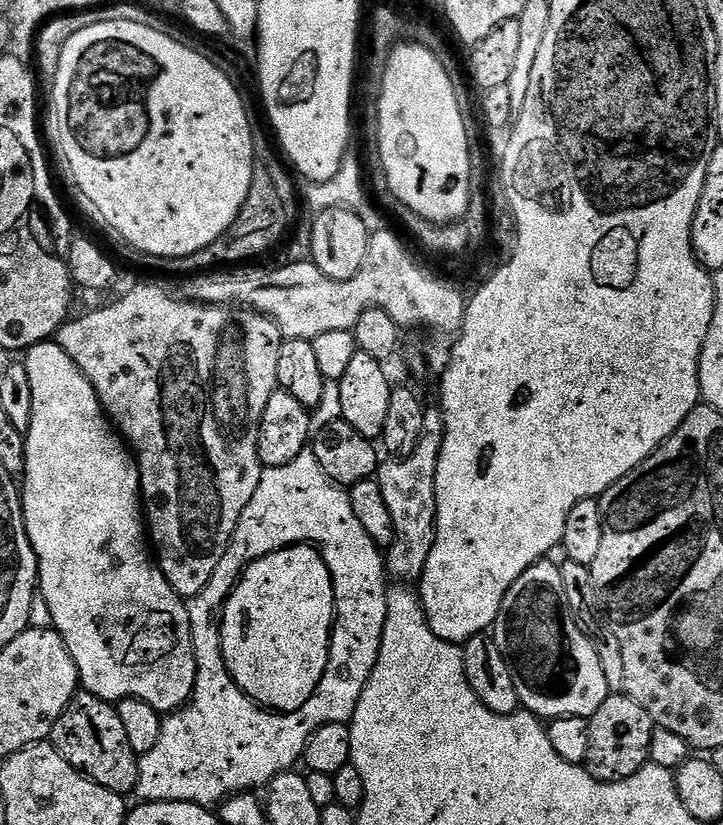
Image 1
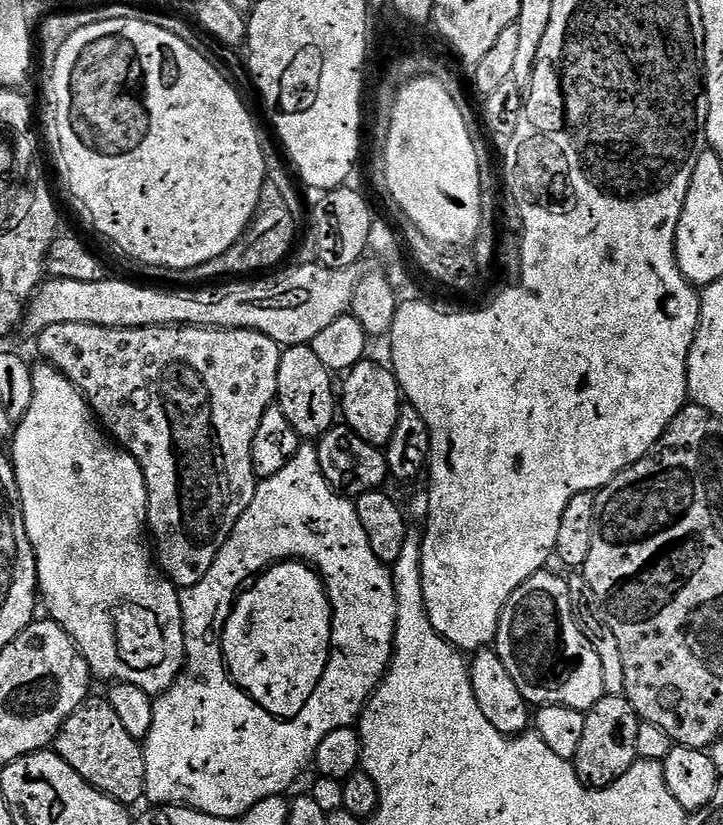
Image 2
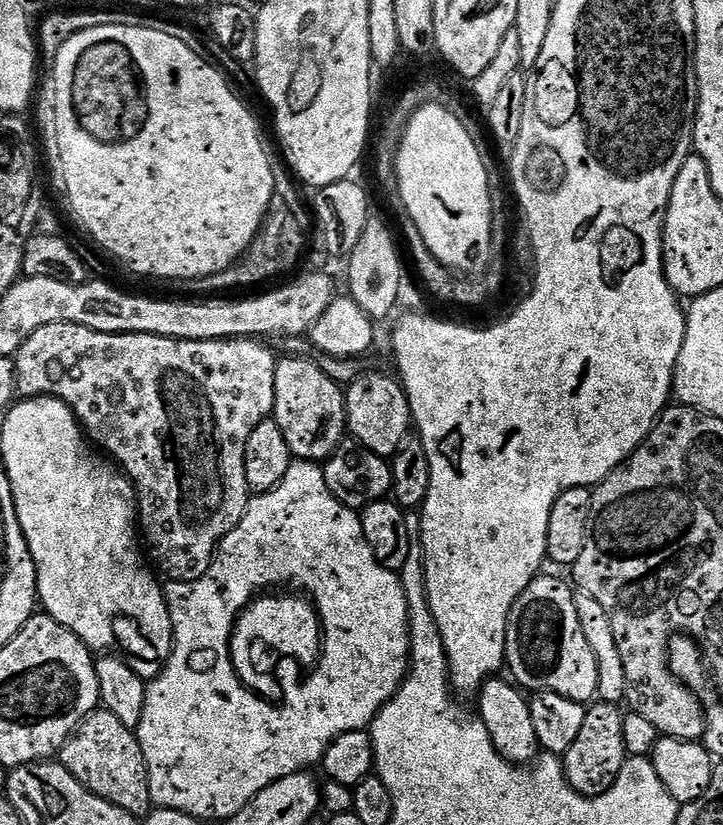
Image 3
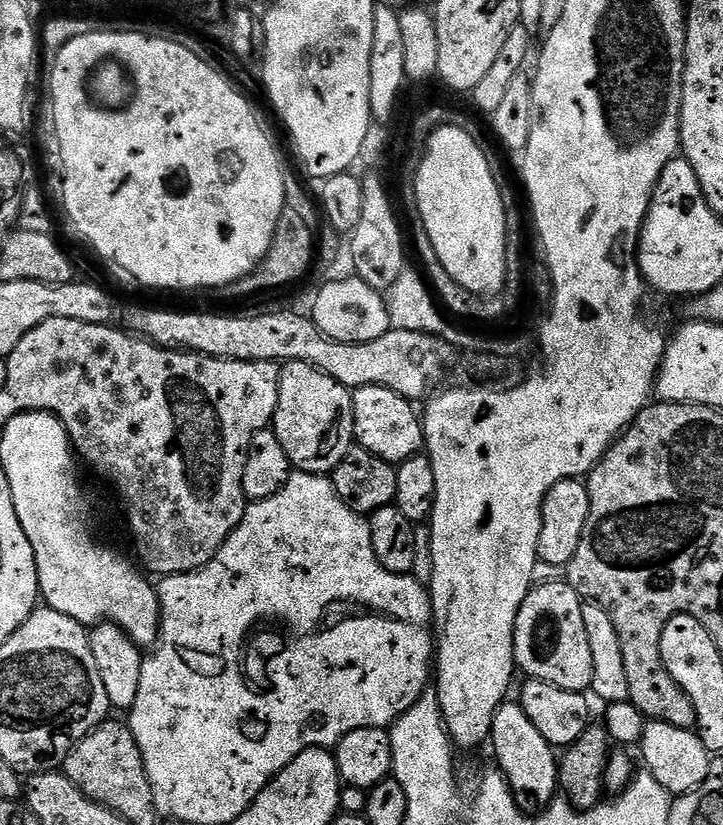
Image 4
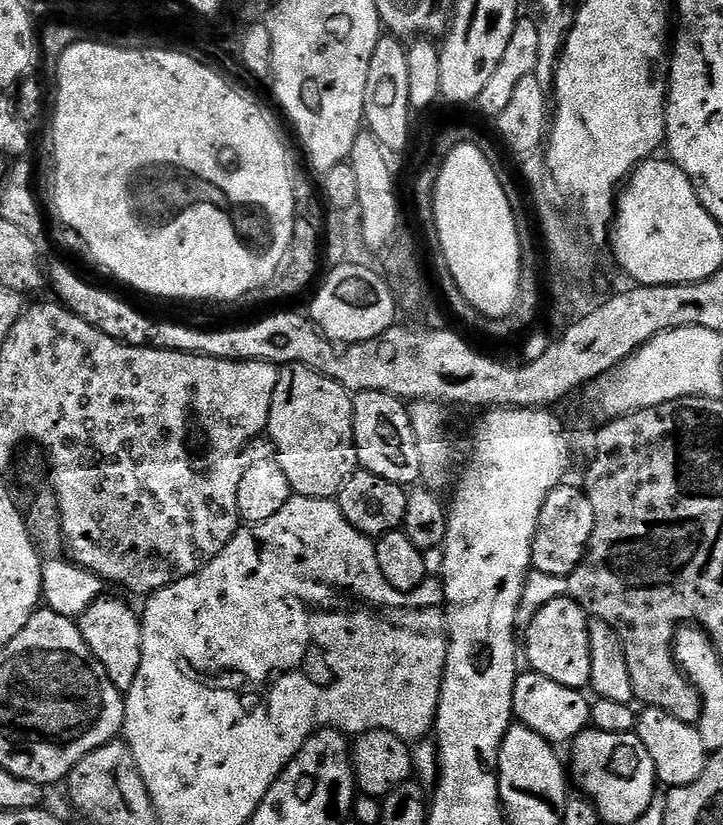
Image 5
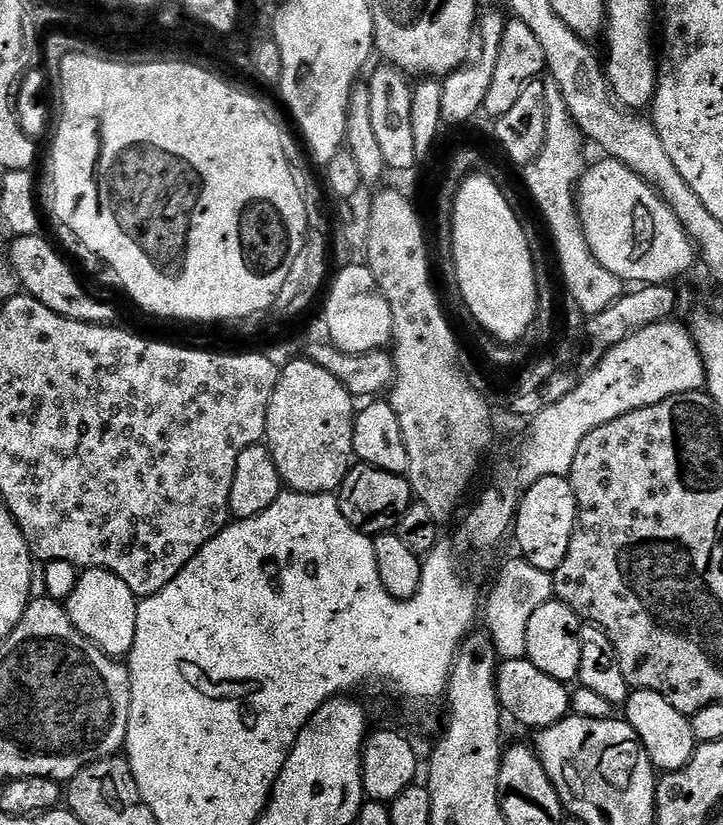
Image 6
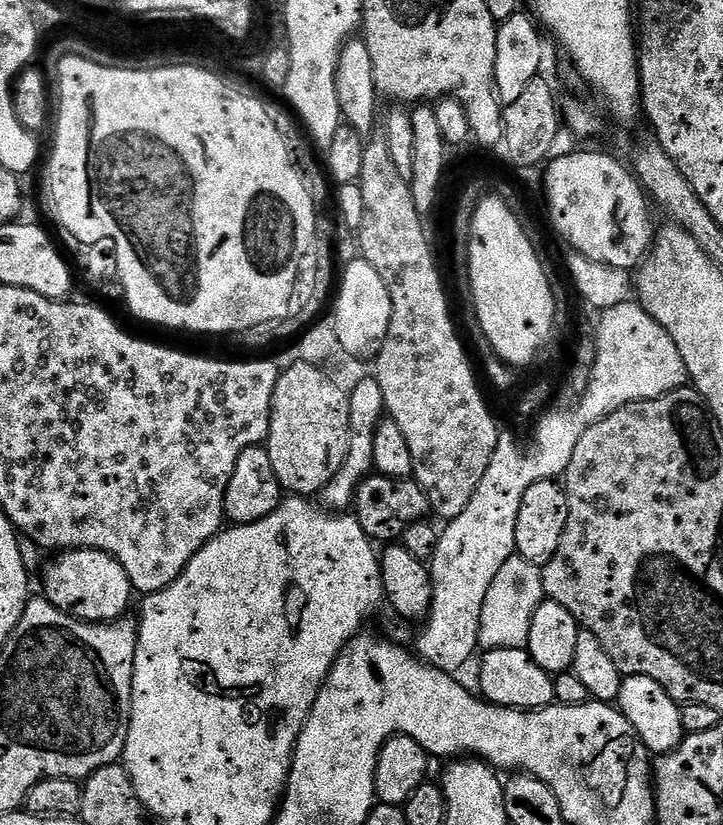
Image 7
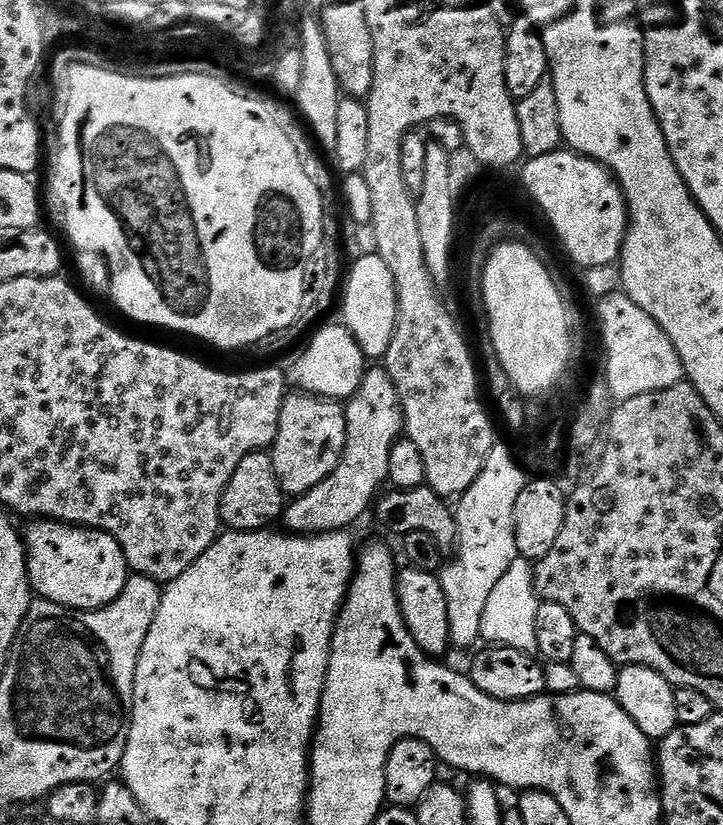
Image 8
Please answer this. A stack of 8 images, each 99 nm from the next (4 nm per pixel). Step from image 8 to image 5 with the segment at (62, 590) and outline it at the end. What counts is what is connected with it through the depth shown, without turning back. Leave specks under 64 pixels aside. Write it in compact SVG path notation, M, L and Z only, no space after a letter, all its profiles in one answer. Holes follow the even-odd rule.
M96 598L84 612L80 613L78 623L80 633L90 646L94 658L102 662L106 674L122 694L127 694L134 678L138 674L138 666L142 662L142 620L124 600L102 600Z

